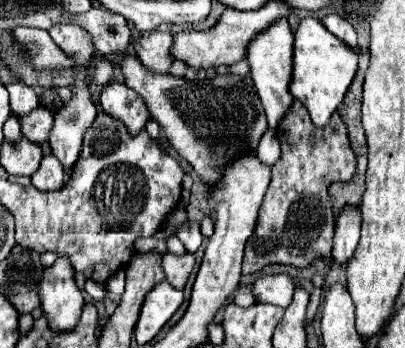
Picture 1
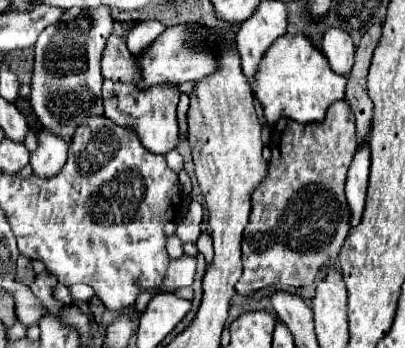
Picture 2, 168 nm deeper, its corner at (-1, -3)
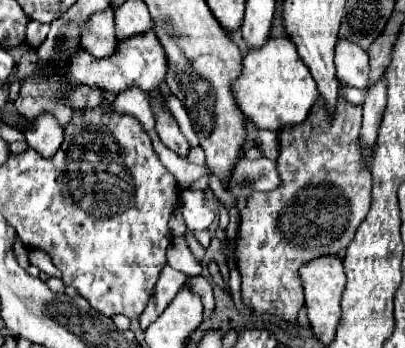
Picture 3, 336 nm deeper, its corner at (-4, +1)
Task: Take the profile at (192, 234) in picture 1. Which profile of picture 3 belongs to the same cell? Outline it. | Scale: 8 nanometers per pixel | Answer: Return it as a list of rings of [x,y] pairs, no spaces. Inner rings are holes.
[[[190,188],[180,196],[180,212],[188,230],[208,230],[216,212],[206,206],[206,194],[202,188]]]

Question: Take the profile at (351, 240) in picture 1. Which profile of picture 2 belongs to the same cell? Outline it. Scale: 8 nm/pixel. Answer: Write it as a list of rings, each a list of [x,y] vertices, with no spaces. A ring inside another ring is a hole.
[[[365,140],[365,144],[357,148],[349,174],[347,174],[345,196],[347,196],[347,206],[351,212],[351,218],[349,218],[351,228],[361,222],[361,214],[365,208],[365,194],[367,194],[367,178],[369,178],[369,146]]]

